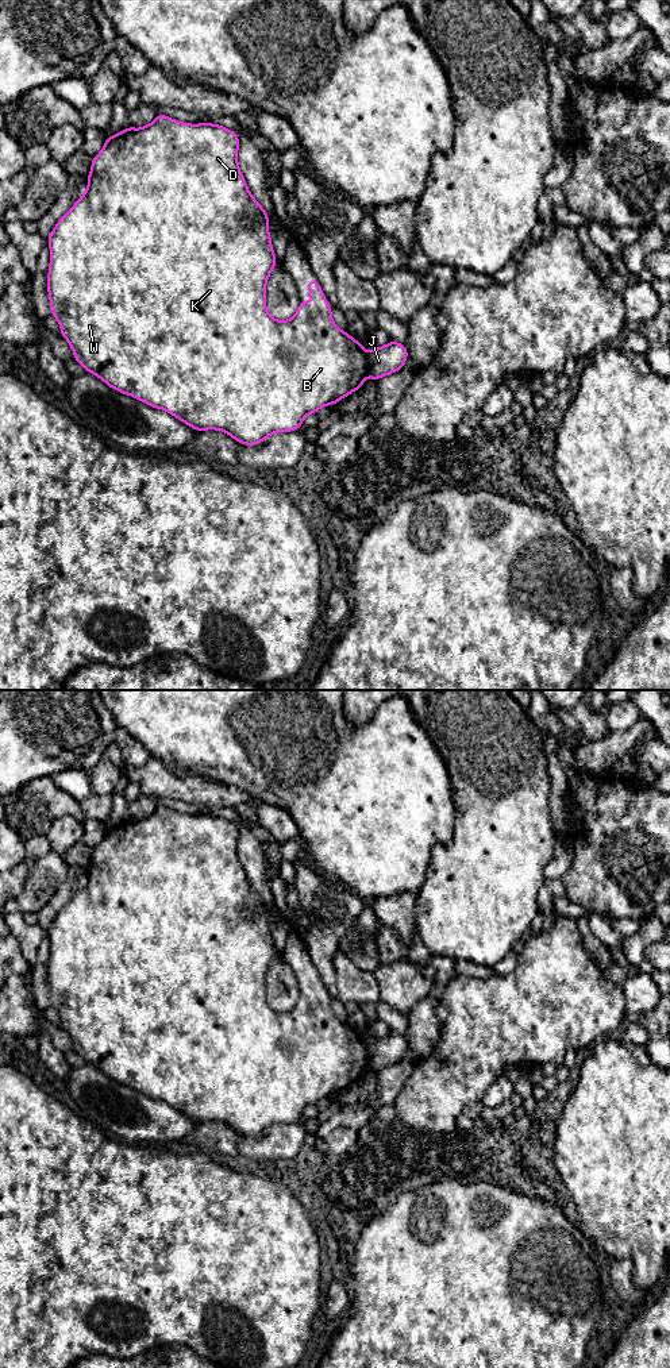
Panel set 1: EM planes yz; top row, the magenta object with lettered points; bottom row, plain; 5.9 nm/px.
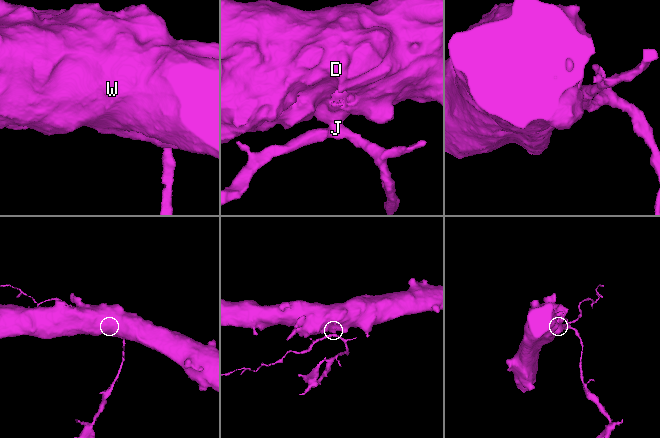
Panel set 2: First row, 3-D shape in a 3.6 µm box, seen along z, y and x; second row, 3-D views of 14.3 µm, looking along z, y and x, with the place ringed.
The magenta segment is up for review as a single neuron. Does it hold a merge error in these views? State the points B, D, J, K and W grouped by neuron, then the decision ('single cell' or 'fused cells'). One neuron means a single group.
B D K W / J | fused cells

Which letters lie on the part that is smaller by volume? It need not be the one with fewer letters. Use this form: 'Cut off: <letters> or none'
Cut off: J

